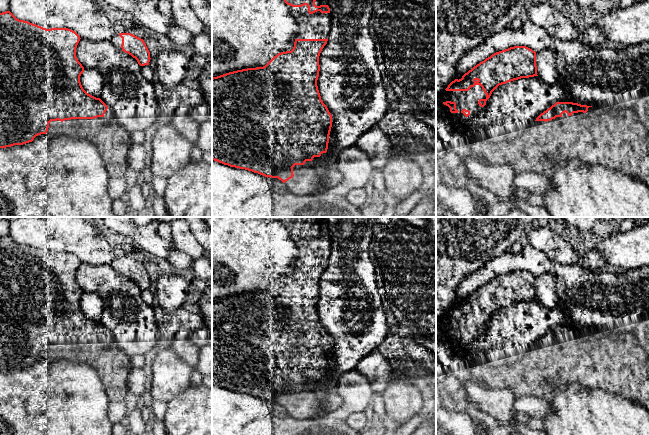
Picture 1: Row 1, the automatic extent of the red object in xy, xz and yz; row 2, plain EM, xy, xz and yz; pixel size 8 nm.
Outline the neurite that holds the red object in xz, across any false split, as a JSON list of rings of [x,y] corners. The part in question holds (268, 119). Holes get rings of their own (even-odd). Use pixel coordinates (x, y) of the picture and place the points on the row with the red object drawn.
[[[284,0],[296,20],[298,34],[291,51],[274,56],[265,66],[229,72],[212,78],[212,160],[278,178],[295,195],[310,195],[316,190],[320,172],[329,156],[332,115],[321,100],[317,86],[319,56],[331,31],[327,0]]]

